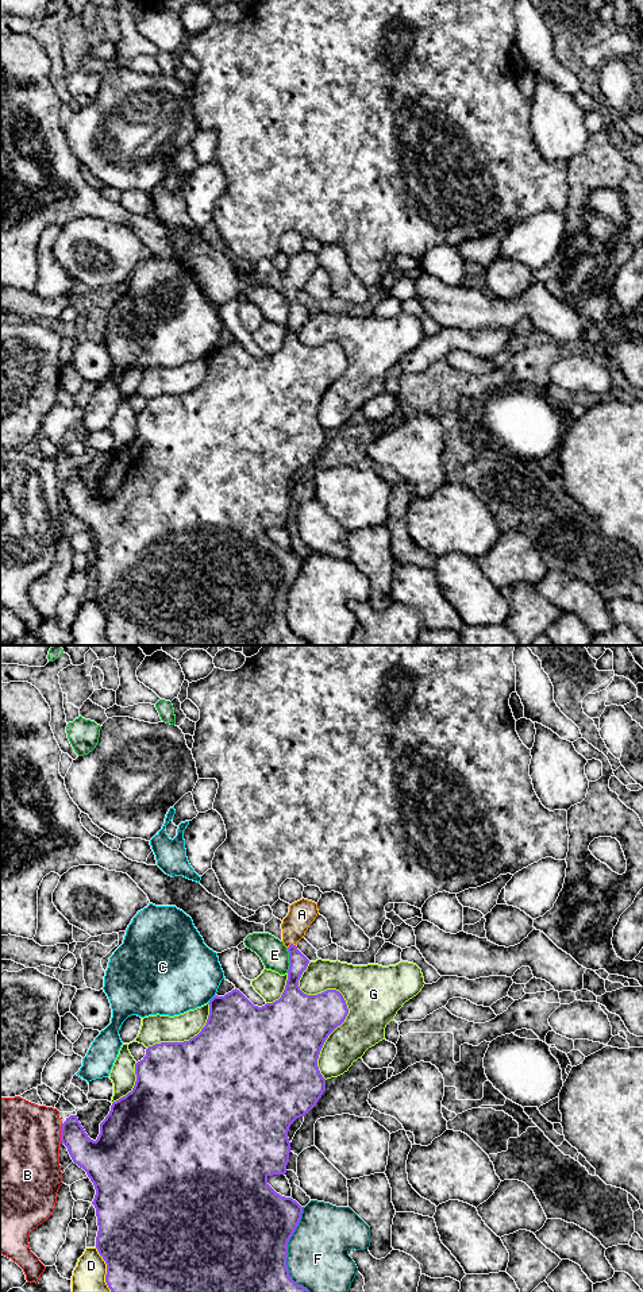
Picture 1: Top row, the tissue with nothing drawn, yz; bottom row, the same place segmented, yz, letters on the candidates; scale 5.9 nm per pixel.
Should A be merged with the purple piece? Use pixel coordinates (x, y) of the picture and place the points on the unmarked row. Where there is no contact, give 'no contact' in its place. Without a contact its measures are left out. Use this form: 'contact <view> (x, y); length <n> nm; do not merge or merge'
contact yz (291, 296); length 50 nm; merge

